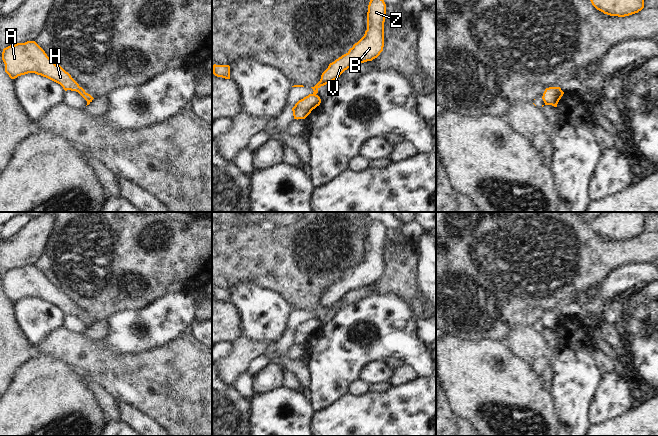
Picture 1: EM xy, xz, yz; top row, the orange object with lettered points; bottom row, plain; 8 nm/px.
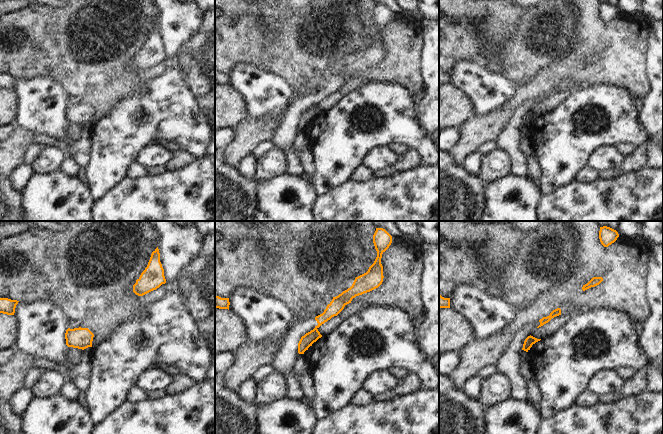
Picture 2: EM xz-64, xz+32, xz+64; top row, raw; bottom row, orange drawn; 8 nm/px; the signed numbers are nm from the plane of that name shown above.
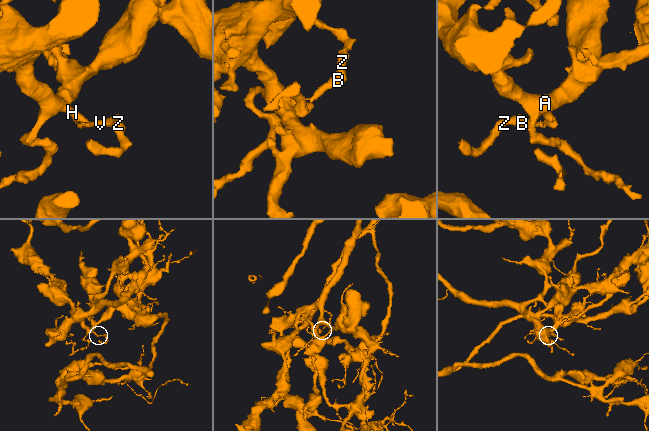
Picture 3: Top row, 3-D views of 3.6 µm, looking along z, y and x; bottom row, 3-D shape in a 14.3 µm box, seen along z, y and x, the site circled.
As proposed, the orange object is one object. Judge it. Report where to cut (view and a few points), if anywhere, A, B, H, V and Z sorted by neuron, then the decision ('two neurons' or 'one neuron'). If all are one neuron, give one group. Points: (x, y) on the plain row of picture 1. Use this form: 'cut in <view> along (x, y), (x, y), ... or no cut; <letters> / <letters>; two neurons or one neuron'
cut in xz along (313, 317), (315, 318); A H / B V Z; two neurons

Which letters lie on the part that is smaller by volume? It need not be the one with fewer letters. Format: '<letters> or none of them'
B, V, Z

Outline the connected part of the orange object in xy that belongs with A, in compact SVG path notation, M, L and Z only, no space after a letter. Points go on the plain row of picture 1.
M35 266L17 267L3 273L2 284L5 296L11 303L35 297L60 308L65 315L78 316L87 327L94 323L60 289L56 289Z

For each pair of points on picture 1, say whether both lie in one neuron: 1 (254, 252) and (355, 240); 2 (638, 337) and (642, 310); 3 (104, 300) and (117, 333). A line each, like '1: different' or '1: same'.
1: same
2: same
3: different

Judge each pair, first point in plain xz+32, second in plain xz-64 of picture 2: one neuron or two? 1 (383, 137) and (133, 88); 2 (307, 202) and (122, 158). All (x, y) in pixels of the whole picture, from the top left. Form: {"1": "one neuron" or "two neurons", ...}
{"1": "two neurons", "2": "two neurons"}

